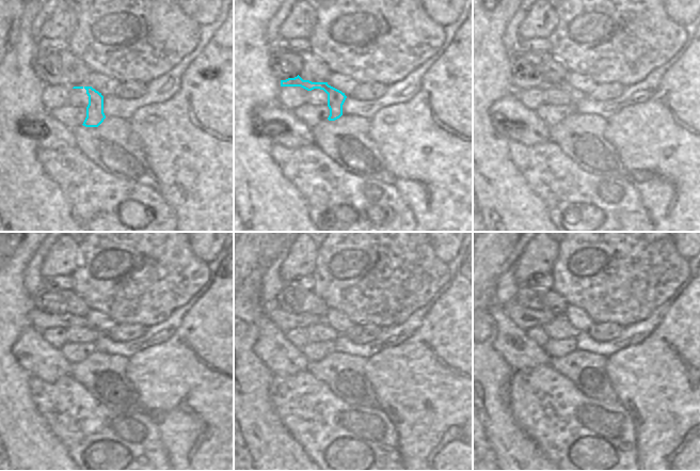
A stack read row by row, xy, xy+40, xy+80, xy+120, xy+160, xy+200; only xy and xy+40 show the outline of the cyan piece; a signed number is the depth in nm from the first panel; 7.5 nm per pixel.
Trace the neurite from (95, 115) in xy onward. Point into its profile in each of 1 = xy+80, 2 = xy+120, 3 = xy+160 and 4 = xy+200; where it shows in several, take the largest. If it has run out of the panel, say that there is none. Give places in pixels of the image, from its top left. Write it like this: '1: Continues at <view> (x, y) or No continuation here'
1: Continues at xy+80 (519, 82)
2: Continues at xy+120 (42, 320)
3: Continues at xy+160 (285, 320)
4: Continues at xy+200 (524, 317)

